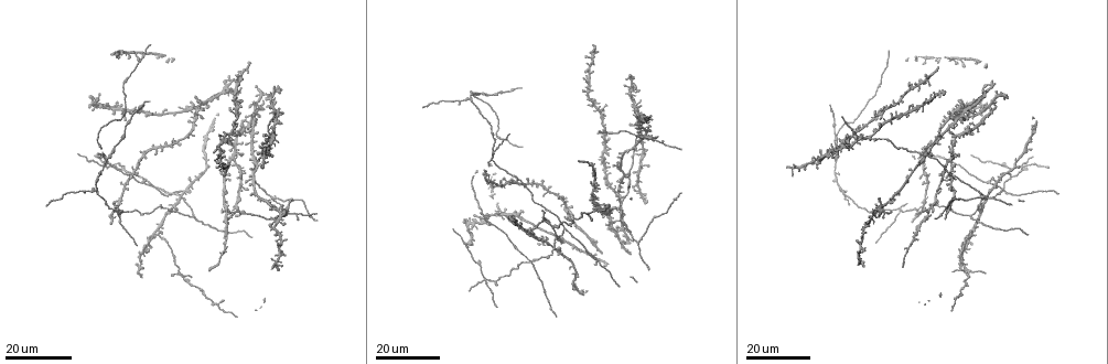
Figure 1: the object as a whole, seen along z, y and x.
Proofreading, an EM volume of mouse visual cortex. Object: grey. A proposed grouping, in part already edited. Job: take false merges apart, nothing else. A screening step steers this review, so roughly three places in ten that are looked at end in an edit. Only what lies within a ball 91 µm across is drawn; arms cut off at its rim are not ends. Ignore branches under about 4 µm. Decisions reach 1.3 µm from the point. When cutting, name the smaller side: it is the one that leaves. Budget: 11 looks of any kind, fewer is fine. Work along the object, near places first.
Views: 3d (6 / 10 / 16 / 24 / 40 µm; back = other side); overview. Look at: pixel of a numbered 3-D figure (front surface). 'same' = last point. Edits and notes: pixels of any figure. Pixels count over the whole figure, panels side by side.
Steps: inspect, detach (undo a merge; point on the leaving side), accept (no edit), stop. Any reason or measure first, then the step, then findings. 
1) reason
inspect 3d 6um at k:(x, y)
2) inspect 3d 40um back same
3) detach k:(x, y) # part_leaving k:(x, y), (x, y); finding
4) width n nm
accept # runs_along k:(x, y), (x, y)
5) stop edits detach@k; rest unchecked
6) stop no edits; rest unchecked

two arms at a narrow angle
inspect 3d 24um at 1:(270, 138)

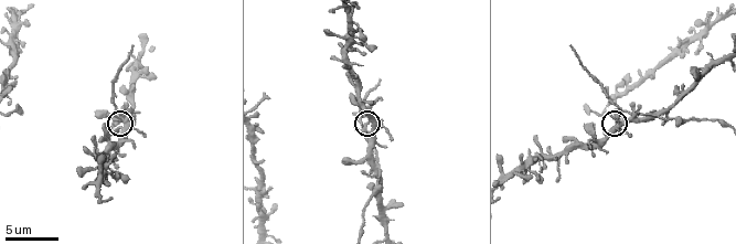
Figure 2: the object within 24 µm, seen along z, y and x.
zoom in
inspect 3d 6um at 2:(624, 120)

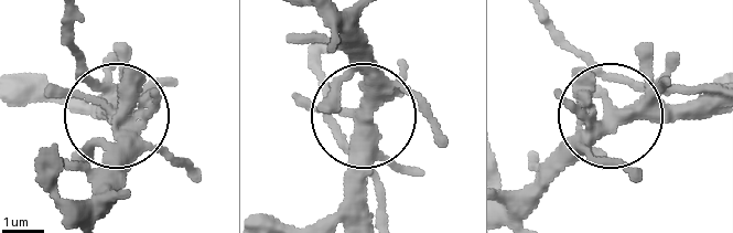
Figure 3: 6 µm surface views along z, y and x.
inspect 3d 6um back at 3:(609, 112)

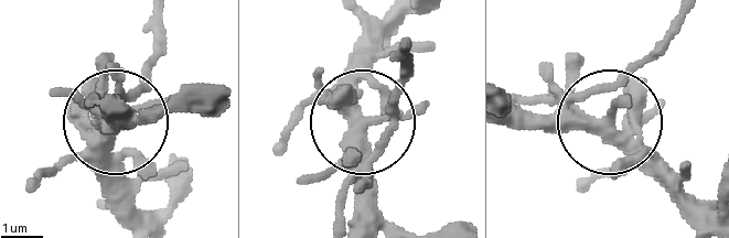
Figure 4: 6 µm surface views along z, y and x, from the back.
accept # runs_along 4:(349, 225), (355, 130), (390, 117), (411, 61); all the same cell

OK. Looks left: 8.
calibre changes
inspect 3d 6um at 2:(366, 203)

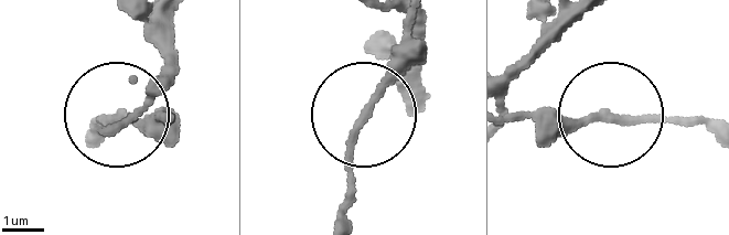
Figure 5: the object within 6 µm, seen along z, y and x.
accept # runs_along 5:(338, 219), (355, 124), (407, 32); one cell here

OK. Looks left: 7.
thin arm on a thick one
inspect 3d 24um at 1:(531, 258)

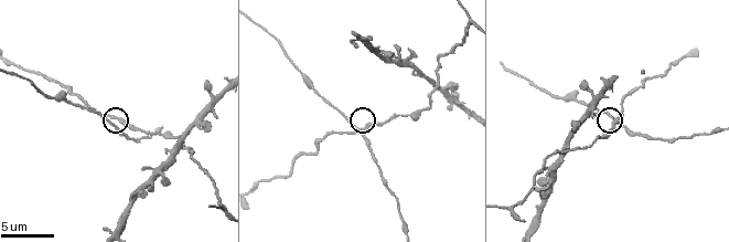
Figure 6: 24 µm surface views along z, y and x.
zoom in
inspect 3d 10um at 6:(355, 129)

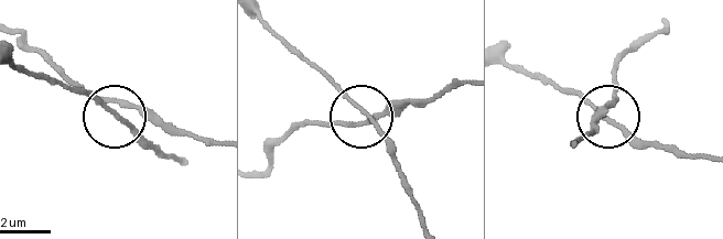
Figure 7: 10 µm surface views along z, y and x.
arms 4
accept # runs_along 7:(461, 83), (347, 121), (305, 121); continuous, no second cell

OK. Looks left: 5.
inspect 3d 10um at 6:(179, 142)

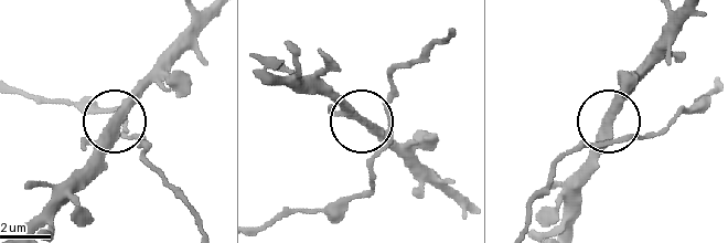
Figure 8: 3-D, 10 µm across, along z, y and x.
width 330 nm
accept # runs_along 8:(452, 32), (395, 72), (391, 116), (365, 123), (397, 152); continuous, no second cell

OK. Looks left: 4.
arms part here
inspect 3d 10um at 6:(513, 207)

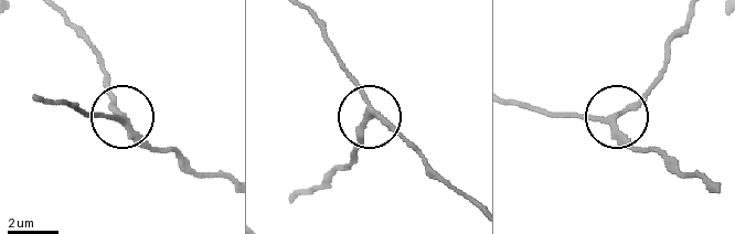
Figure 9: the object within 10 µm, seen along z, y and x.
from behind
inspect 3d 10um back at 9:(613, 118)

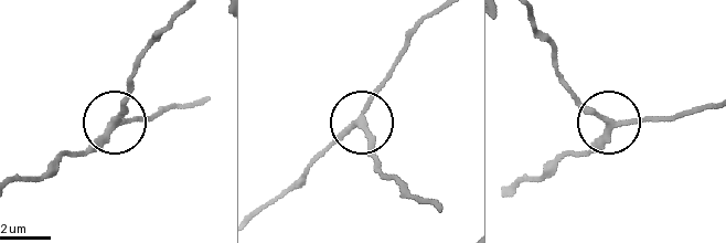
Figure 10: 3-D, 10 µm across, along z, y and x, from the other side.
side_arm 38 um; arms 3
accept # one cell here

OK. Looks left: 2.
stop no edits; rest unchecked

